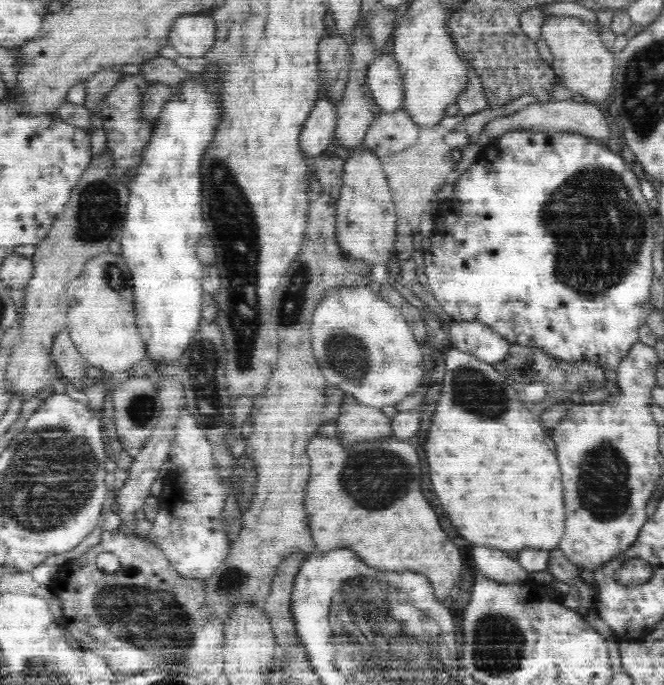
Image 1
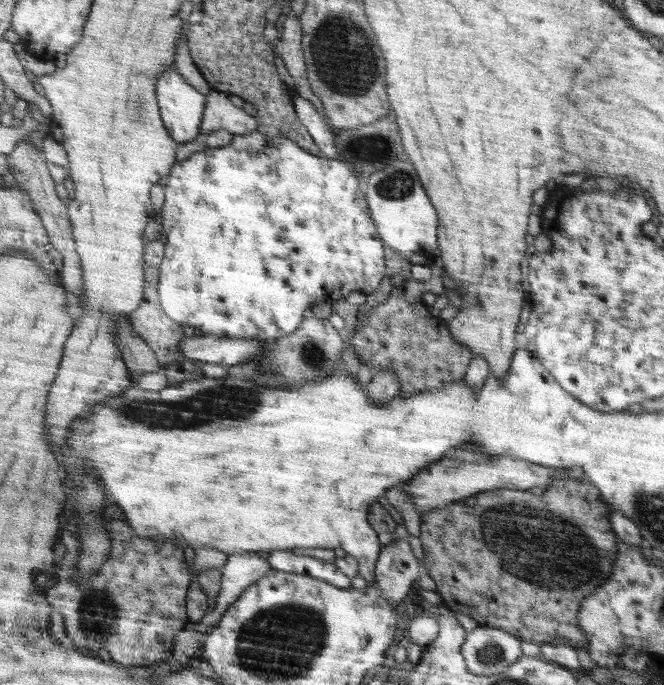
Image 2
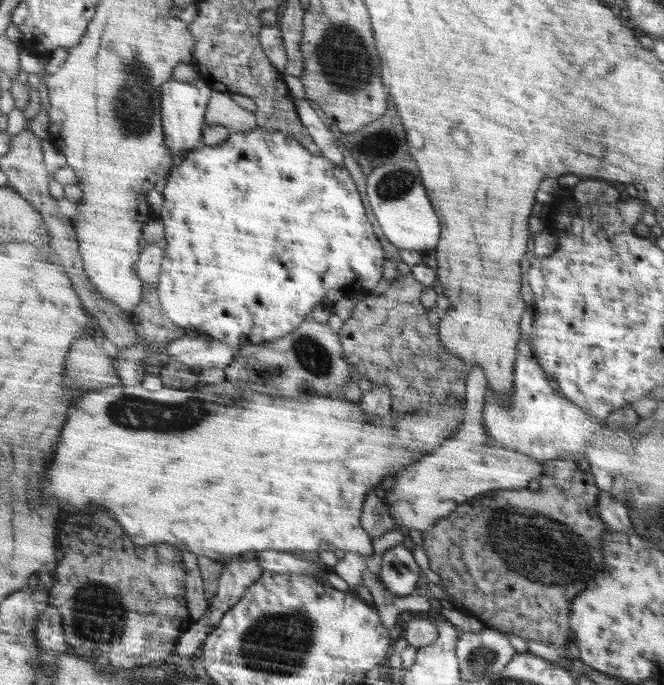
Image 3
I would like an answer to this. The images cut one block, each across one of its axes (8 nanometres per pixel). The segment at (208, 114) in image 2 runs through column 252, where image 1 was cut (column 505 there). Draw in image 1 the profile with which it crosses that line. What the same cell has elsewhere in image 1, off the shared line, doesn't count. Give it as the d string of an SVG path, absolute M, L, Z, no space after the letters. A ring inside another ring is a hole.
M573 98L561 101L553 99L550 102L532 103L510 116L495 118L483 128L475 140L485 147L509 130L524 129L536 132L571 131L574 134L587 135L588 138L595 139L596 142L611 144L611 133L608 126L609 119L607 115L605 112L598 110L594 102L580 103Z

